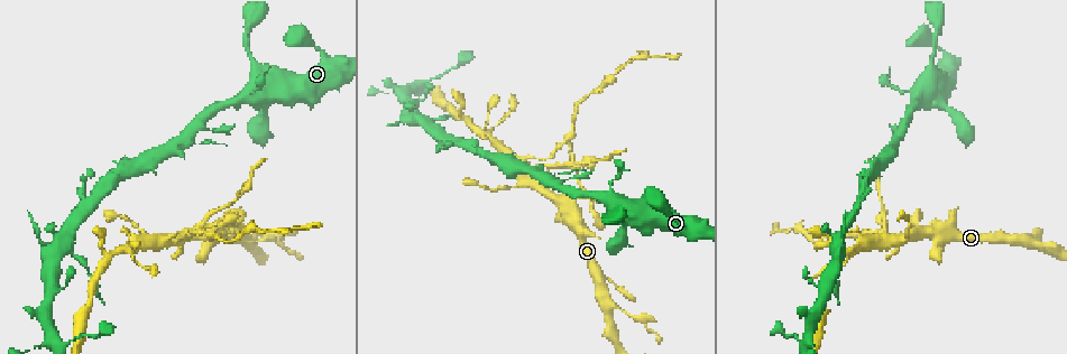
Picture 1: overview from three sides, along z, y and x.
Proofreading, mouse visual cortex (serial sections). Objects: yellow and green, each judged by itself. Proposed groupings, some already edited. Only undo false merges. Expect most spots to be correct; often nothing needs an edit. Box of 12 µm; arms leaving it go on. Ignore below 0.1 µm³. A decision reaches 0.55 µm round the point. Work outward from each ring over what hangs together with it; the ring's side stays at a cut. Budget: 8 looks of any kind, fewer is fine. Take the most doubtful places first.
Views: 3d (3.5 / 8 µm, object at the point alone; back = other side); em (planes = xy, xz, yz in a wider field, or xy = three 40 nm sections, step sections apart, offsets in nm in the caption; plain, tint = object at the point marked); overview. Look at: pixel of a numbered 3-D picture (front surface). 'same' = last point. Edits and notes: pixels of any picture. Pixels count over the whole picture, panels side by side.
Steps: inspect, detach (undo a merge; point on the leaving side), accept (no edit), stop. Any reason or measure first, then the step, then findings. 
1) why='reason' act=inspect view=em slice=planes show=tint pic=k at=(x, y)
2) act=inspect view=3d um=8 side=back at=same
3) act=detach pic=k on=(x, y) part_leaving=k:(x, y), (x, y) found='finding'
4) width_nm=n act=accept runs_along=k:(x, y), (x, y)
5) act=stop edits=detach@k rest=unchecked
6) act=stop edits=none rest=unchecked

why='three arms meet' act=inspect view=3d um=3.5 pic=1 at=(186, 235)

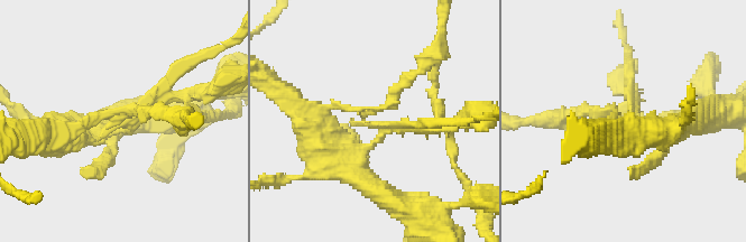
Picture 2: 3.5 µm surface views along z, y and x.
arms=3 arm_widths_nm=150,200,250 why='need the tissue' act=inspect view=em slice=xy step=1 show=tint pic=2 at=(618, 115)

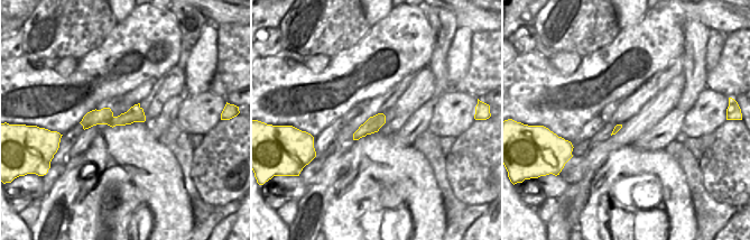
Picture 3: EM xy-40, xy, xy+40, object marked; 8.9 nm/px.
act=detach pic=2 on=(627, 92) found='a second cell is stuck on'

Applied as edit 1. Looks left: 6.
why='a fork' act=inspect view=3d um=8 pic=1 at=(608, 306)

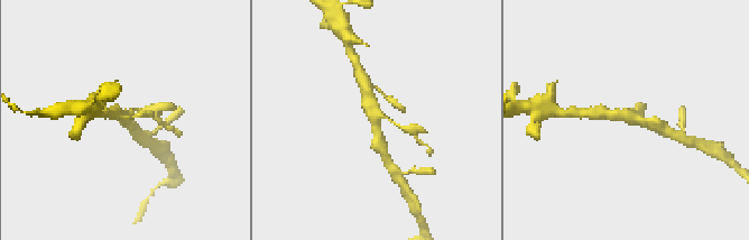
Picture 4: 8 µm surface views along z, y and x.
why='zoom in' act=inspect view=3d um=3.5 side=back pic=4 at=(629, 113)

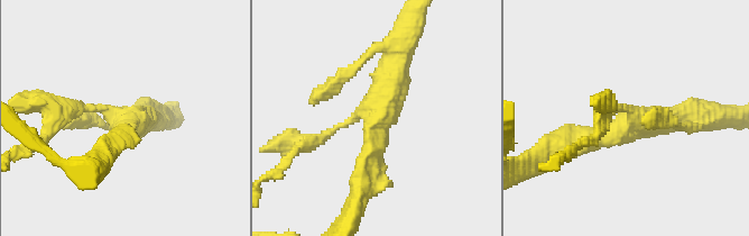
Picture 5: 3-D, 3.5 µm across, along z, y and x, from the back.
why='need the tissue' act=inspect view=em slice=xy step=5 show=tint pic=5 at=(631, 122)

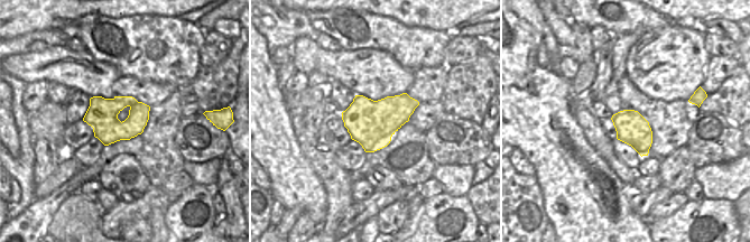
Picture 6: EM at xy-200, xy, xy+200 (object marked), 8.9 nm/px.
width_nm=420 act=accept runs_along=5:(396, 48), (364, 183) found='one cell here'

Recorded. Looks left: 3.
act=inspect view=3d um=8 pic=1 at=(265, 88)

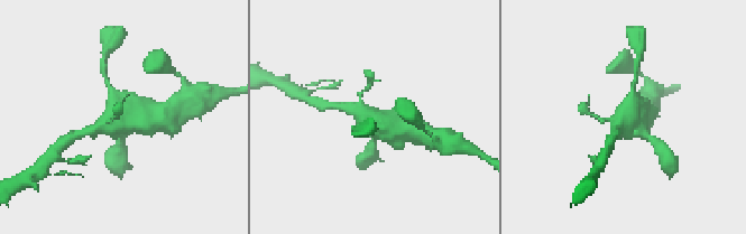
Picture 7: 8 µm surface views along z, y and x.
why='shape alone is not enough' act=inspect view=em slice=xy step=3 show=tint pic=7 at=(125, 116)

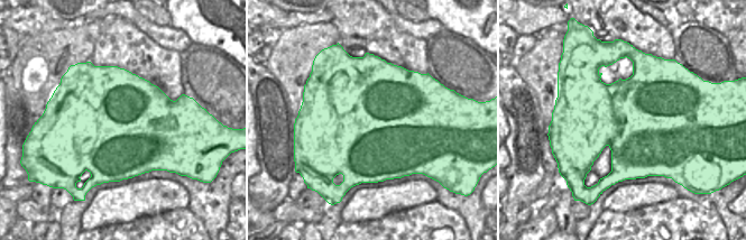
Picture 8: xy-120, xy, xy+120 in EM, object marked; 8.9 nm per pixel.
width_nm=1100 act=accept runs_along=7:(416, 131), (396, 130), (358, 112) found='one cell here'

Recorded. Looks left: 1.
act=stop edits=detach@2 rest=unchecked

